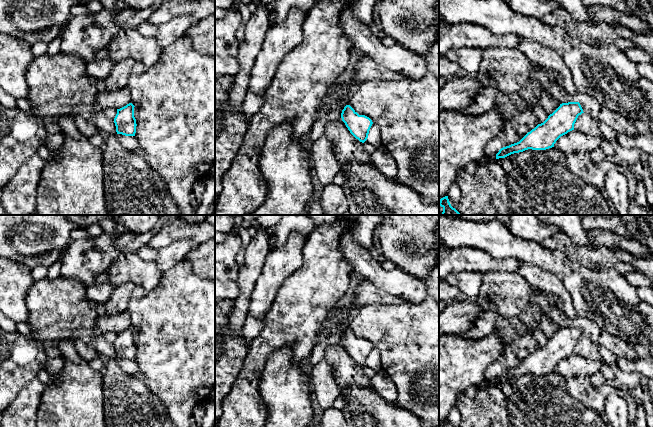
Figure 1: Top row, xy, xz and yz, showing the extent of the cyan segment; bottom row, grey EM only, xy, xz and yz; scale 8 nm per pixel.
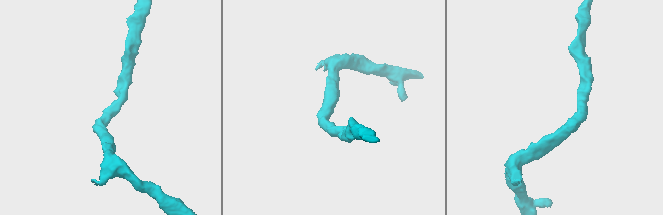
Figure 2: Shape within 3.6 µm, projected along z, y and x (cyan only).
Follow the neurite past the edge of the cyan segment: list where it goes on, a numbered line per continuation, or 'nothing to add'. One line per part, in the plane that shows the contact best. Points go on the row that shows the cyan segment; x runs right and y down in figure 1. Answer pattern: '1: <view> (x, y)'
nothing to add

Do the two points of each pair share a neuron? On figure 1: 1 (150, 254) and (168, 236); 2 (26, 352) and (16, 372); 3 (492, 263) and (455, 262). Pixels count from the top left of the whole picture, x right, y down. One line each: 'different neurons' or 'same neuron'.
1: different neurons
2: same neuron
3: same neuron

